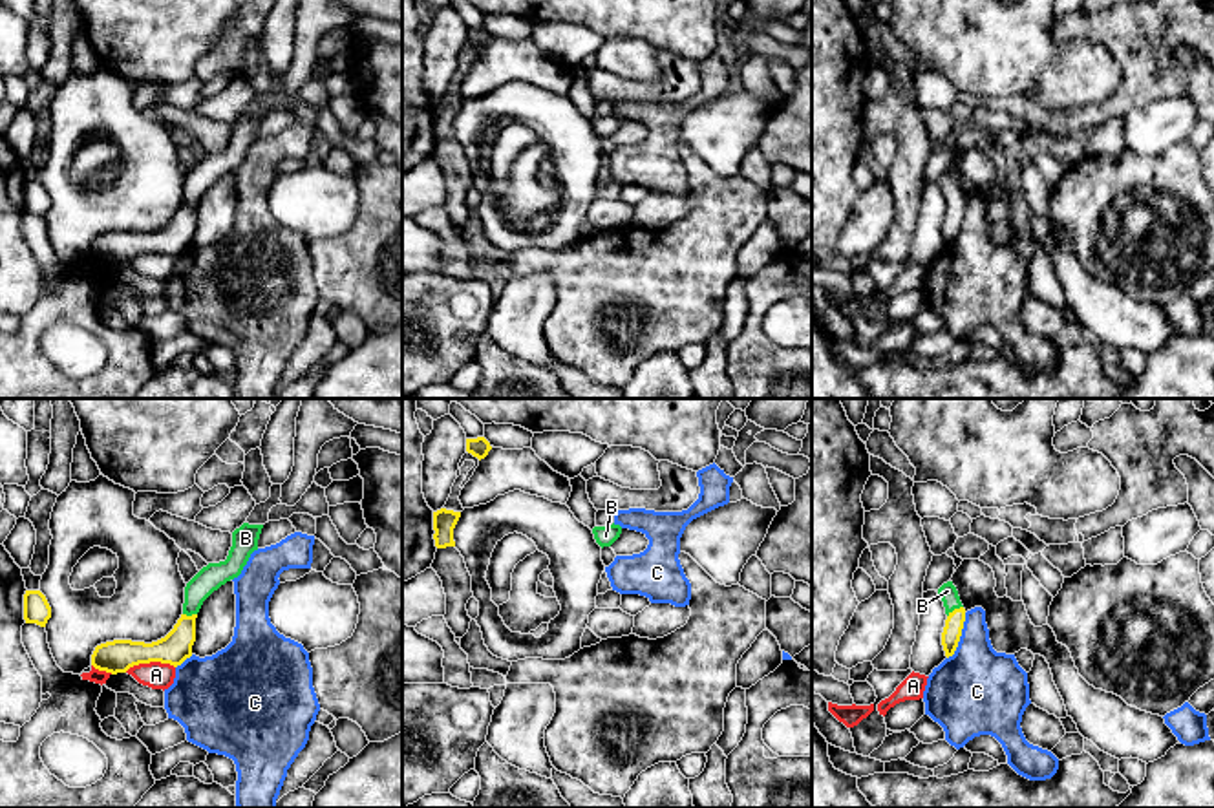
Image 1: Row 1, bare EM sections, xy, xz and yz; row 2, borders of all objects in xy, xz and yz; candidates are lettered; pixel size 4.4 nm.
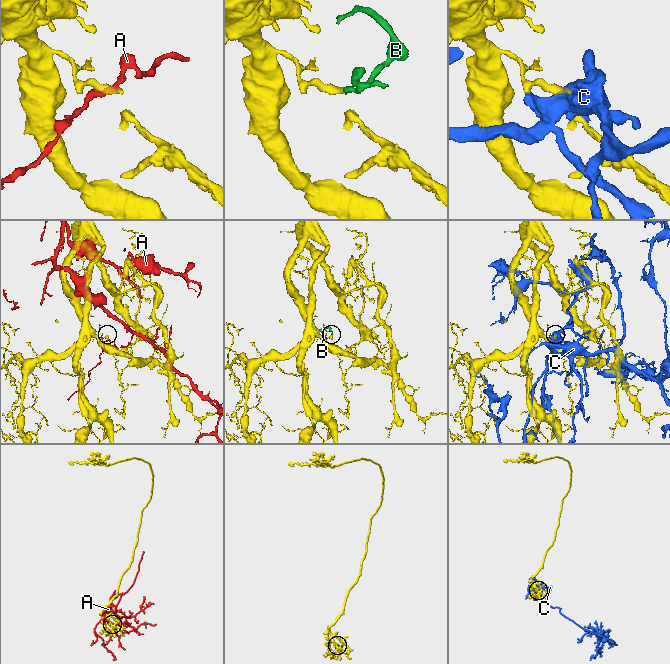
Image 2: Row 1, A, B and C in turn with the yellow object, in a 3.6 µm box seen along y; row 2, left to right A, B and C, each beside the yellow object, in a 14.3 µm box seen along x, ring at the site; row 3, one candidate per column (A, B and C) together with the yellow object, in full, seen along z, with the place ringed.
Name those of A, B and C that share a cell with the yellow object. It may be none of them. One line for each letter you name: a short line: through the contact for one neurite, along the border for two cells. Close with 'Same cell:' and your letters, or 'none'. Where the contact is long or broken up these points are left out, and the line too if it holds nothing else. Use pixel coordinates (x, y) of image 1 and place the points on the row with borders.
B: Line: yz (953, 627), (955, 609), (947, 591)
Same cell: B

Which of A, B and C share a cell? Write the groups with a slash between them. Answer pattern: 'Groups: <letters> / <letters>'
Groups: A / B / C

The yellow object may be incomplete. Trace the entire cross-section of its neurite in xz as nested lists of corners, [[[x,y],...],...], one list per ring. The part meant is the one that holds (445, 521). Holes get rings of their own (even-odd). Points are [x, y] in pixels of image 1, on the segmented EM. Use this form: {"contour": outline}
{"contour": [[[441,508],[433,512],[433,539],[437,548],[455,547],[453,528],[461,517],[461,512]]]}

